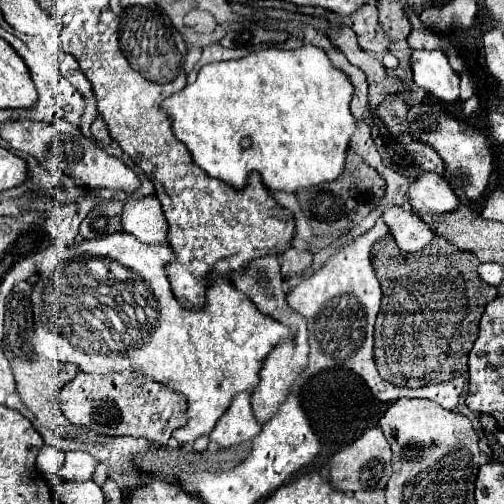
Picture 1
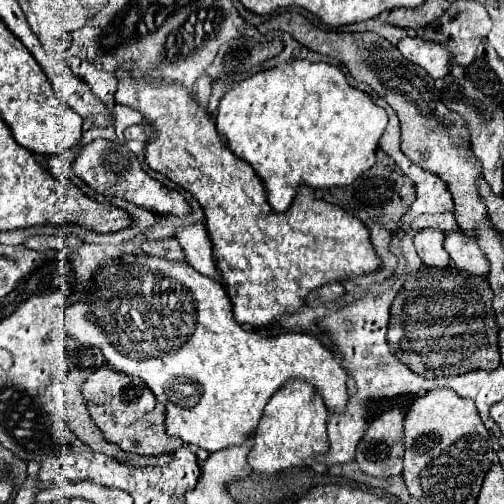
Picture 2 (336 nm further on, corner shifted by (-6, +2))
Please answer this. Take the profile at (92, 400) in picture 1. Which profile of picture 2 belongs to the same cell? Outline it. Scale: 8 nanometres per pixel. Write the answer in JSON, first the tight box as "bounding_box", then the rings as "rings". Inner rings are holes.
{"bounding_box":[83,367,183,455],"rings":[[[101,367],[85,381],[83,395],[95,425],[103,431],[107,441],[119,445],[123,451],[137,455],[165,455],[183,445],[181,439],[165,433],[165,405],[155,401],[153,391],[139,377]]]}

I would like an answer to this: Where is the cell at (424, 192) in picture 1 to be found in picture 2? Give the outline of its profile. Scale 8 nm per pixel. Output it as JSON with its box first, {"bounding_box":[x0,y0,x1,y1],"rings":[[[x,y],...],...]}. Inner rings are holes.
{"bounding_box":[445,231,489,277],"rings":[[[451,231],[445,235],[445,249],[451,255],[453,265],[467,275],[487,277],[489,275],[489,261],[483,257],[475,239],[467,239],[463,231]]]}

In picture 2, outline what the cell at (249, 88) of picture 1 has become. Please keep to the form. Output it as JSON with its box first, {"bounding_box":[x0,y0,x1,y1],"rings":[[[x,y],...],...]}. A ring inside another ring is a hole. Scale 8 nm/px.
{"bounding_box":[217,61,387,213],"rings":[[[289,61],[289,63],[283,63],[283,65],[277,65],[275,69],[269,69],[269,71],[261,71],[241,83],[237,83],[231,91],[227,91],[219,103],[219,109],[217,109],[217,133],[221,139],[227,141],[227,147],[243,161],[247,161],[255,173],[263,179],[265,183],[265,189],[269,193],[269,205],[277,211],[277,213],[283,213],[291,207],[295,195],[297,195],[297,189],[301,185],[307,185],[307,187],[313,187],[313,189],[321,189],[321,187],[337,187],[337,185],[351,185],[361,173],[365,173],[367,169],[373,167],[375,163],[375,153],[377,153],[377,147],[379,147],[379,139],[383,135],[387,127],[387,113],[383,107],[375,105],[371,101],[371,97],[355,87],[351,87],[343,75],[343,71],[337,67],[337,65],[329,65],[329,63],[309,63],[309,61]]]}

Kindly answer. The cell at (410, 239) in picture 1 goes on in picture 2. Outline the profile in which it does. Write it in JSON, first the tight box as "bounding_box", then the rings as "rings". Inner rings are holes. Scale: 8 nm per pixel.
{"bounding_box":[415,229,449,267],"rings":[[[423,229],[415,235],[415,249],[427,267],[447,267],[449,253],[443,247],[445,235],[435,229]]]}

